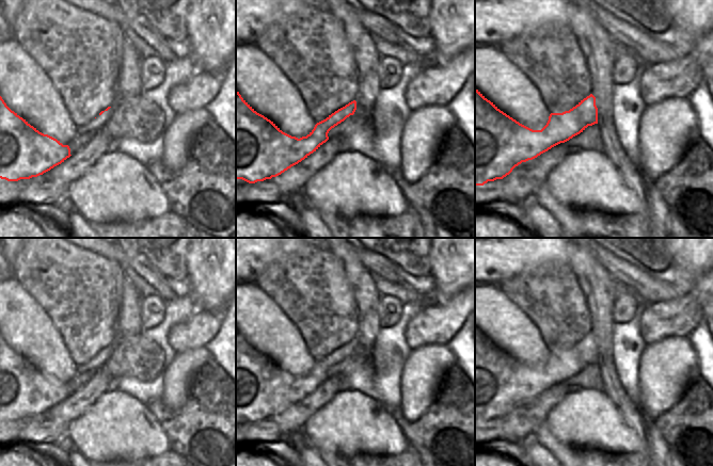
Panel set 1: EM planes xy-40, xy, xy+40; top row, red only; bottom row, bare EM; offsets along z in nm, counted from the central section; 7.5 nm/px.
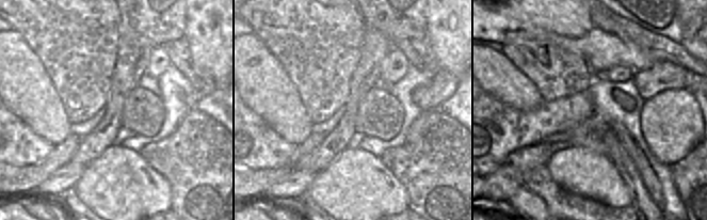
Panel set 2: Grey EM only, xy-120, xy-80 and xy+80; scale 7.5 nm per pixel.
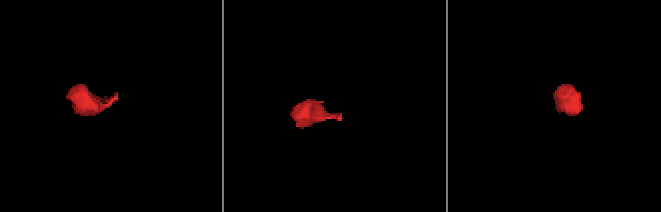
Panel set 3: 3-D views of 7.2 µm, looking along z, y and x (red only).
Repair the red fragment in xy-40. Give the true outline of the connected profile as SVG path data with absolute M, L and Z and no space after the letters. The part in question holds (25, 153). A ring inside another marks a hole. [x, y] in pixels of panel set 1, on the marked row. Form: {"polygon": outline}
{"polygon": "M0 96L0 178L37 177L69 158L70 148L39 132L12 111Z"}

